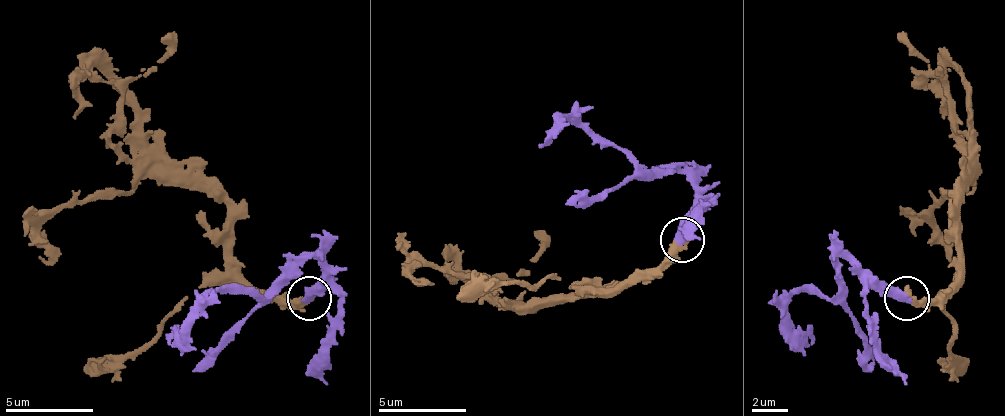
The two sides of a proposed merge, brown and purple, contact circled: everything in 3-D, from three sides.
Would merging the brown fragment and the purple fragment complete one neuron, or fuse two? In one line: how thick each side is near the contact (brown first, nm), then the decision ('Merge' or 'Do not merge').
Thickness 380 nm (brown) against 550 nm. Merge

